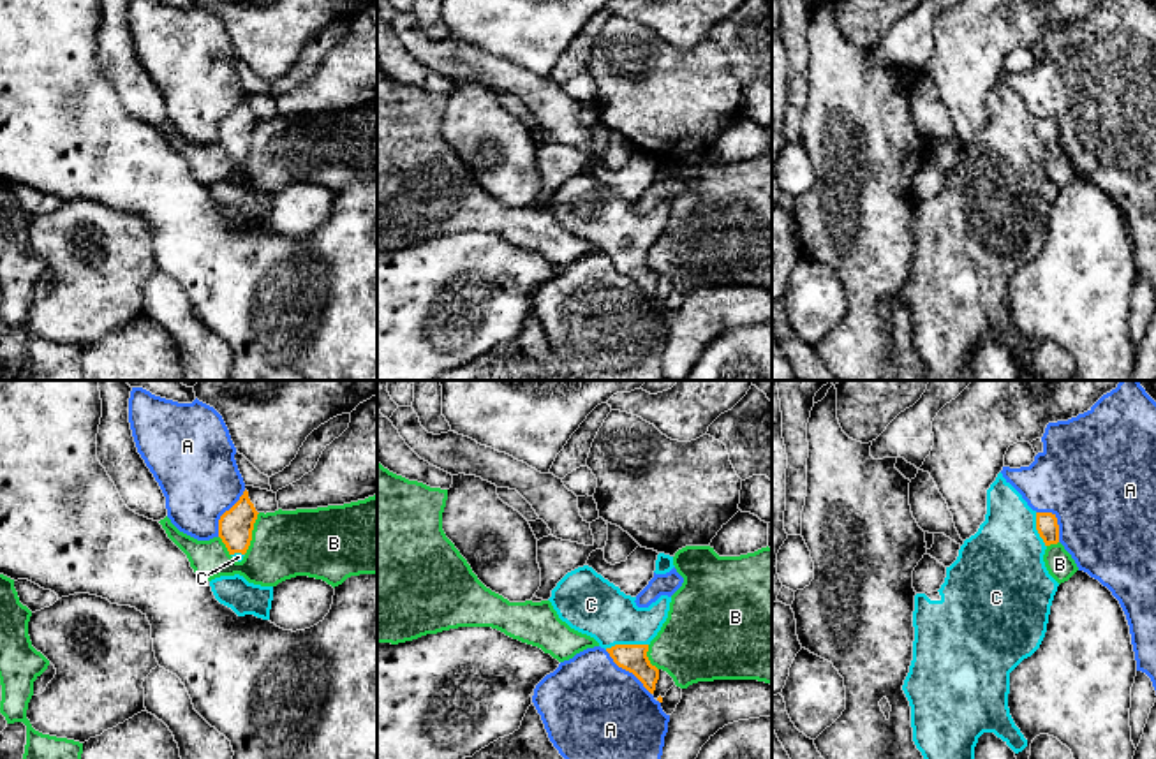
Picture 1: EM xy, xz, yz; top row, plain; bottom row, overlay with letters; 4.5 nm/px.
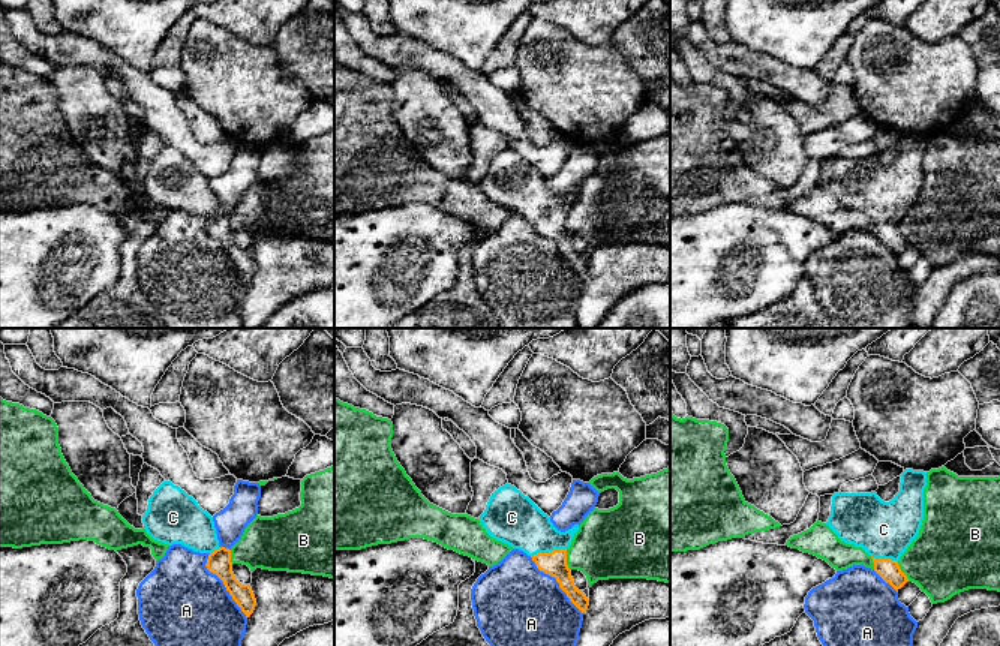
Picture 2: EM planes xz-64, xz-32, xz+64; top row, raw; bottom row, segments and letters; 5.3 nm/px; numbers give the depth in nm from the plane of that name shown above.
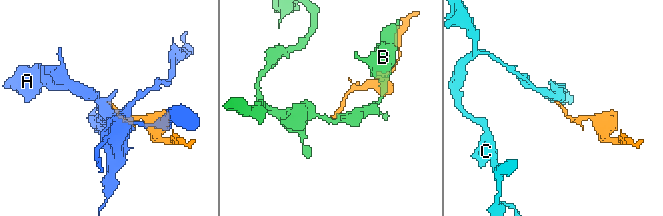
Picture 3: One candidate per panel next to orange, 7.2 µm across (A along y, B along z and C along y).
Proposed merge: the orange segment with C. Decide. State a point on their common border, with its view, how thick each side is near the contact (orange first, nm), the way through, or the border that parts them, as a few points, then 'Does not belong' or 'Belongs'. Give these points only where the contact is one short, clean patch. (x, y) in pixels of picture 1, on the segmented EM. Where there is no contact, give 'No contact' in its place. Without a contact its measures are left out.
Touches orange at xz (626, 645). Thickness 130 nm (orange) against 280 nm. Path across: xz (631, 657), (626, 645), (591, 604). Belongs

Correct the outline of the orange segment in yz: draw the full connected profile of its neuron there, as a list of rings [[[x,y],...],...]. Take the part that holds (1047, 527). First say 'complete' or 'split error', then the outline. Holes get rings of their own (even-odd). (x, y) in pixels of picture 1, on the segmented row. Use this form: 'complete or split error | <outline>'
split error | [[[999,472],[987,490],[985,521],[946,567],[937,590],[941,599],[915,595],[913,660],[902,690],[911,706],[913,741],[923,759],[974,759],[983,733],[994,733],[1015,754],[1027,747],[1008,708],[1010,673],[1045,637],[1059,583],[1049,574],[1043,555],[1057,542],[1056,514],[1033,511]]]

